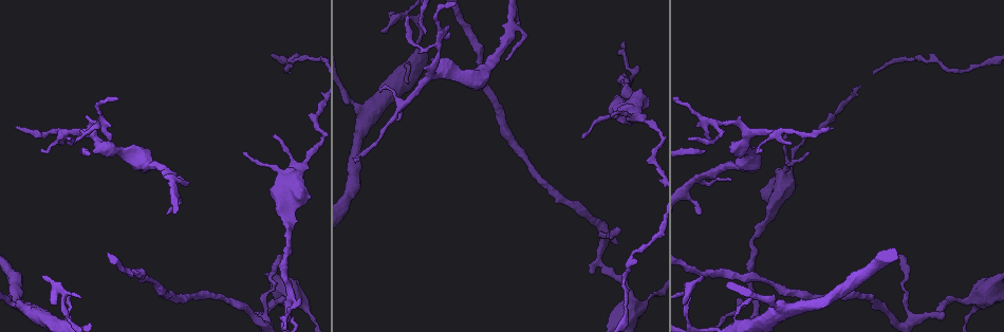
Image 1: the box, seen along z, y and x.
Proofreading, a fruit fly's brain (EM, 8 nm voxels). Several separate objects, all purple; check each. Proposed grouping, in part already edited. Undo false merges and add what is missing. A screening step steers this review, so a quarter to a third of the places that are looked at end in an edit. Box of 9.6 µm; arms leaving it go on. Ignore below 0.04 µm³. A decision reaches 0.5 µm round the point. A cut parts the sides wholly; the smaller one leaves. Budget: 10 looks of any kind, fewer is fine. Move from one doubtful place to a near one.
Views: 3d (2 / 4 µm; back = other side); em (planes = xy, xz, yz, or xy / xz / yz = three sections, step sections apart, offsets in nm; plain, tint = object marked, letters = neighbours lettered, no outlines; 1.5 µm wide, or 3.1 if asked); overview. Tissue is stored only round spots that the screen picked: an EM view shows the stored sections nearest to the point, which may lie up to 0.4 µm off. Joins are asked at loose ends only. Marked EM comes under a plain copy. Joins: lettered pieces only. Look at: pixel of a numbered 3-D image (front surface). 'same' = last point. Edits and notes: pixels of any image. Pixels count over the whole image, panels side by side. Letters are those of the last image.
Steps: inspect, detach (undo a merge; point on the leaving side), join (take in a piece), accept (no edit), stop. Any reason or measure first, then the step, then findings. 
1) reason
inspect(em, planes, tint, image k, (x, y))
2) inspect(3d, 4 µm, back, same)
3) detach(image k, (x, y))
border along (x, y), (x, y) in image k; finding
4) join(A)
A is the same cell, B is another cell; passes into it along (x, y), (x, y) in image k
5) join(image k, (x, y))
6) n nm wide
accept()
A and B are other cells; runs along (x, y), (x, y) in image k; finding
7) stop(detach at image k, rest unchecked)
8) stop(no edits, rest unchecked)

branch stops here
inspect(3d, 2 µm, image 1, (379, 92))

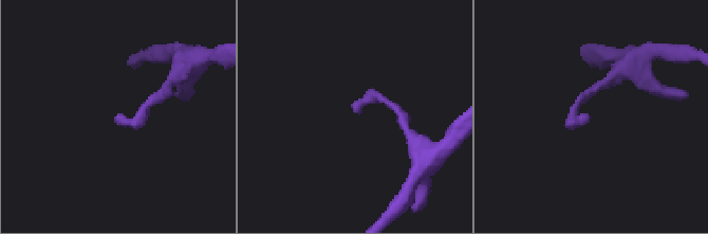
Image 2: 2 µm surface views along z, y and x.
shape alone is not enough
inspect(em, xy, step 4, tint, image 2, (585, 121))

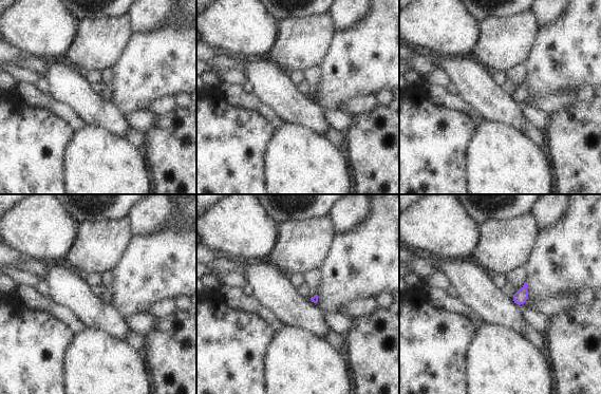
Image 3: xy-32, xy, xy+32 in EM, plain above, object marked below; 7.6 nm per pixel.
inspect(em, planes, letters, same)

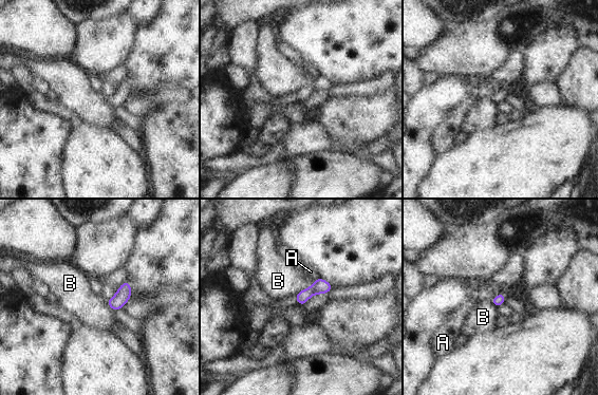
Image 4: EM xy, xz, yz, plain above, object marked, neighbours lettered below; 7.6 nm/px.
accept()
A and B are other cells; border along (307, 286), (295, 295) in image 4; none of them fits

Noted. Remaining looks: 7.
an open end
inspect(em, planes, letters, image 1, (69, 296))

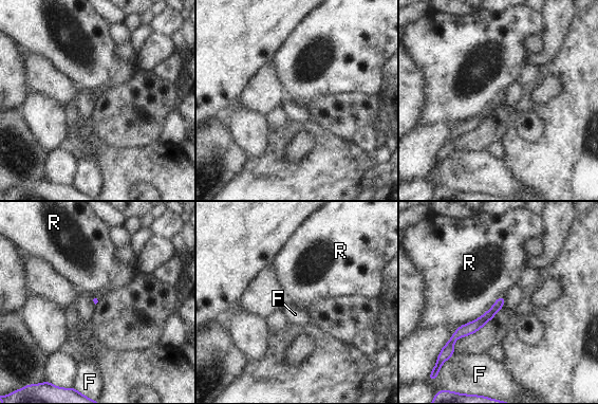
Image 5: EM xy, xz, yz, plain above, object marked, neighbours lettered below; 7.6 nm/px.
accept()
F and R are other cells; border along (503, 295), (504, 305) in image 5; no lettered piece goes on from it

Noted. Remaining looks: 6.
tapers out
inspect(em, planes, letters, image 1, (808, 153))

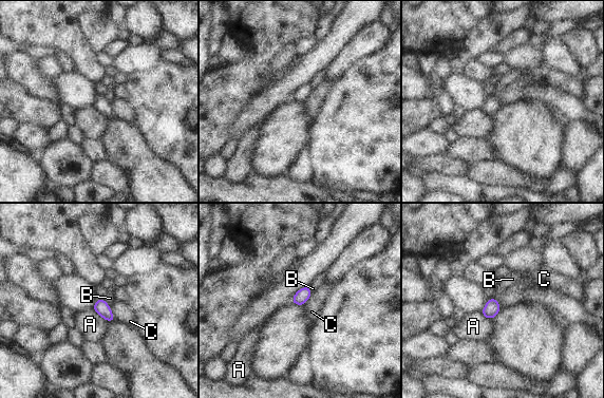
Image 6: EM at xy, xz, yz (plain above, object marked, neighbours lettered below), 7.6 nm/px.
accept()
A, B and C are other cells; border along (109, 306), (116, 320) in image 6; none of them fits

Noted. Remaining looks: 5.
an open end
inspect(3d, 4 µm, image 1, (592, 274))

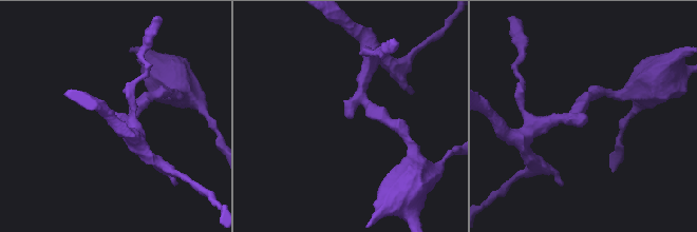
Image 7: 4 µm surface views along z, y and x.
arms of 200, 220 nm; need the tissue
inspect(em, planes, letters, image 7, (585, 114))

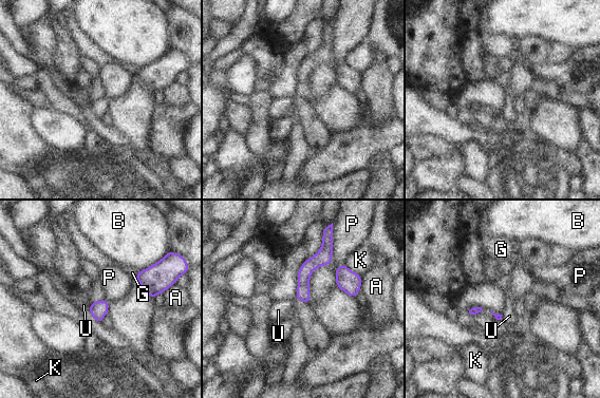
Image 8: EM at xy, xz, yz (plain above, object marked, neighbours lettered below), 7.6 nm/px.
accept()
A, B, G, K, P and U are other cells; border along (332, 232), (308, 302) in image 8; no lettered piece goes on from it

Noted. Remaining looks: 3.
stop(no edits, rest unchecked)

